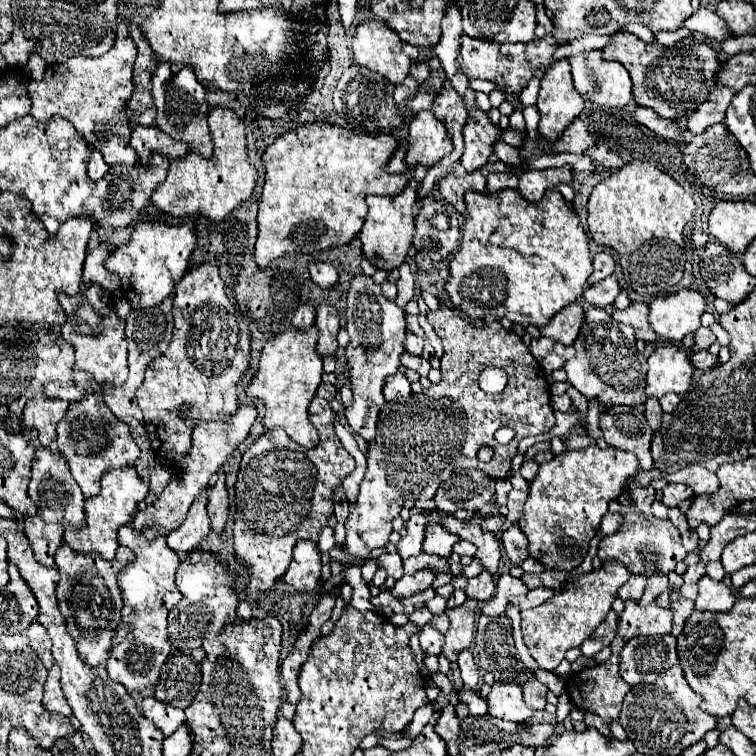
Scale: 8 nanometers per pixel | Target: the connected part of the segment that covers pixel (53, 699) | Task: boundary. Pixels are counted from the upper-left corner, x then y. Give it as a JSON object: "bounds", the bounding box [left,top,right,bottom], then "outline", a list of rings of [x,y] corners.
{"bounds":[44,667,72,715],"outline":[[[50,667],[48,669],[48,679],[44,683],[44,709],[46,711],[56,711],[62,715],[72,715],[62,691],[60,691],[60,667]]]}

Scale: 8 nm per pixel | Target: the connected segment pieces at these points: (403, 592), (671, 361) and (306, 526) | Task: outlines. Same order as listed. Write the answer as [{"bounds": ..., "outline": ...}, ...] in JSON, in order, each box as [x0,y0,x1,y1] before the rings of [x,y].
[{"bounds":[390,569,434,599],"outline":[[[428,569],[426,571],[418,571],[416,575],[404,575],[402,579],[396,581],[396,585],[390,589],[390,593],[394,597],[400,597],[400,599],[412,597],[412,595],[428,589],[432,585],[432,581],[434,581],[434,573],[428,571]]]},{"bounds":[646,347,692,397],"outline":[[[658,347],[648,357],[648,375],[646,375],[646,395],[662,397],[666,393],[684,395],[692,379],[692,365],[688,355],[680,347]]]},{"bounds":[234,397,354,601],"outline":[[[314,397],[312,401],[310,401],[310,407],[308,407],[308,419],[310,419],[310,423],[318,429],[318,433],[320,433],[320,443],[314,447],[314,449],[304,449],[304,447],[300,447],[300,445],[294,445],[294,443],[254,443],[244,455],[242,455],[242,461],[240,461],[240,469],[238,469],[238,481],[236,481],[236,515],[234,515],[234,557],[238,559],[238,561],[242,561],[244,565],[246,565],[246,569],[248,569],[248,583],[246,583],[246,589],[244,589],[244,593],[246,593],[246,597],[248,599],[252,599],[252,601],[256,601],[260,595],[266,595],[274,585],[276,585],[276,581],[278,579],[282,579],[282,575],[284,575],[284,571],[288,569],[288,563],[292,561],[292,551],[294,551],[294,547],[296,547],[296,543],[300,541],[300,539],[308,539],[308,541],[312,541],[312,543],[318,543],[318,533],[322,531],[322,527],[326,527],[328,525],[328,517],[330,515],[334,515],[334,489],[336,487],[340,487],[342,485],[342,481],[344,481],[344,477],[348,475],[348,473],[352,473],[354,471],[354,459],[352,459],[352,455],[342,447],[342,443],[340,443],[340,439],[336,437],[336,433],[334,433],[334,429],[332,429],[332,421],[334,421],[334,411],[330,409],[330,405],[328,405],[328,401],[326,399],[320,399],[320,397]]]}]

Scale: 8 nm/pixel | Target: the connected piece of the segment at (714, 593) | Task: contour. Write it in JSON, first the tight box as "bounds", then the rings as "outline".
{"bounds":[696,575,736,613],"outline":[[[704,575],[698,581],[700,593],[696,599],[698,611],[710,611],[710,613],[726,613],[736,603],[736,597],[732,595],[732,589],[724,581],[714,581],[708,575]]]}

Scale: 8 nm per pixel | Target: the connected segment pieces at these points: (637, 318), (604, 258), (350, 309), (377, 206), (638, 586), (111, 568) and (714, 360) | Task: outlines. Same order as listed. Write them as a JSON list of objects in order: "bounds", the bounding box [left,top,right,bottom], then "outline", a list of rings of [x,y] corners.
[{"bounds":[612,301,658,341],"outline":[[[632,301],[630,307],[622,309],[622,311],[614,311],[612,317],[620,323],[632,325],[636,331],[636,339],[642,341],[656,341],[658,335],[652,331],[650,323],[648,323],[648,305],[640,303],[640,301]]]},{"bounds":[588,253,616,285],"outline":[[[596,253],[594,255],[594,273],[590,275],[588,283],[594,285],[594,283],[606,279],[608,275],[612,275],[614,273],[614,265],[616,263],[614,263],[614,259],[612,259],[610,253]]]},{"bounds":[344,273,406,441],"outline":[[[360,273],[354,275],[350,281],[344,315],[346,315],[346,331],[350,335],[350,343],[346,347],[346,361],[350,367],[350,389],[354,393],[354,405],[346,409],[346,421],[366,441],[372,441],[376,433],[380,407],[386,401],[382,395],[384,379],[398,371],[400,353],[404,351],[406,339],[404,311],[396,305],[396,301],[384,297],[382,287],[374,283],[372,277]]]},{"bounds":[360,185,416,269],"outline":[[[414,185],[406,187],[400,191],[400,195],[394,197],[372,197],[366,195],[368,203],[368,217],[364,221],[364,227],[360,231],[360,241],[362,241],[362,251],[366,253],[368,259],[372,259],[374,253],[382,257],[382,261],[376,265],[380,269],[396,269],[404,259],[412,243],[412,233],[414,233],[414,209],[416,209],[416,189]]]},{"bounds":[618,575,646,601],"outline":[[[632,575],[632,577],[628,579],[628,583],[620,587],[618,597],[620,597],[622,601],[640,599],[642,593],[644,593],[644,585],[646,585],[646,577],[644,577],[644,575]]]},{"bounds":[54,545,132,667],"outline":[[[62,545],[54,555],[60,573],[60,581],[56,587],[58,607],[64,615],[68,635],[72,635],[76,649],[80,651],[80,657],[84,659],[84,663],[88,663],[88,667],[100,667],[108,661],[108,651],[112,649],[112,635],[116,635],[122,611],[122,595],[116,583],[116,575],[132,559],[132,549],[124,545],[118,547],[112,561],[102,561],[98,555],[74,553],[68,545]]]},{"bounds":[692,351,718,371],"outline":[[[698,351],[698,353],[692,355],[692,363],[694,363],[696,369],[706,371],[706,369],[718,365],[718,357],[716,357],[716,355],[710,355],[708,351]]]}]

